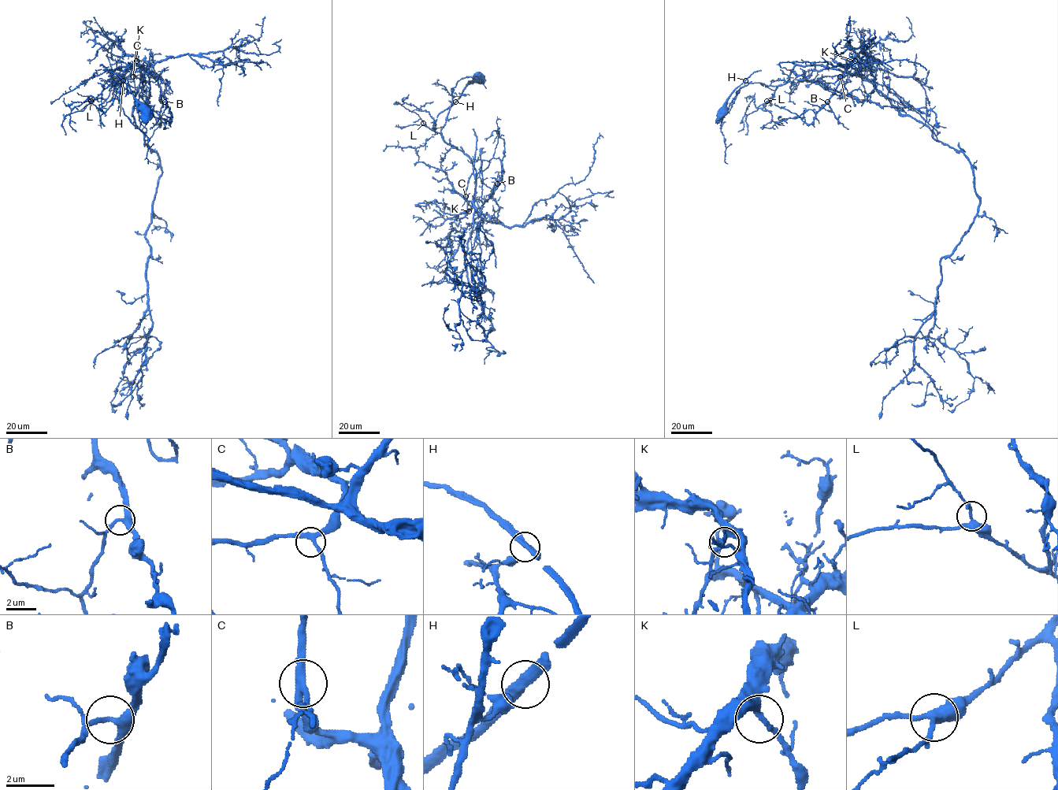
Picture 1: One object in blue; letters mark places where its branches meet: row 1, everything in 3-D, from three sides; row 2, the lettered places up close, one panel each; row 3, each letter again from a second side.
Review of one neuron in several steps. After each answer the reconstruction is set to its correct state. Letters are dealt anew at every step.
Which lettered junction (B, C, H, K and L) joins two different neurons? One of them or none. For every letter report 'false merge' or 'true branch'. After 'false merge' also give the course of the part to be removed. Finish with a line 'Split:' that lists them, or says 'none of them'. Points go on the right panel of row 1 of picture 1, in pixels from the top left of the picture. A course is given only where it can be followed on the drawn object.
B: true branch
C: true branch
H: true branch
K: true branch
L: true branch
Split: none of them

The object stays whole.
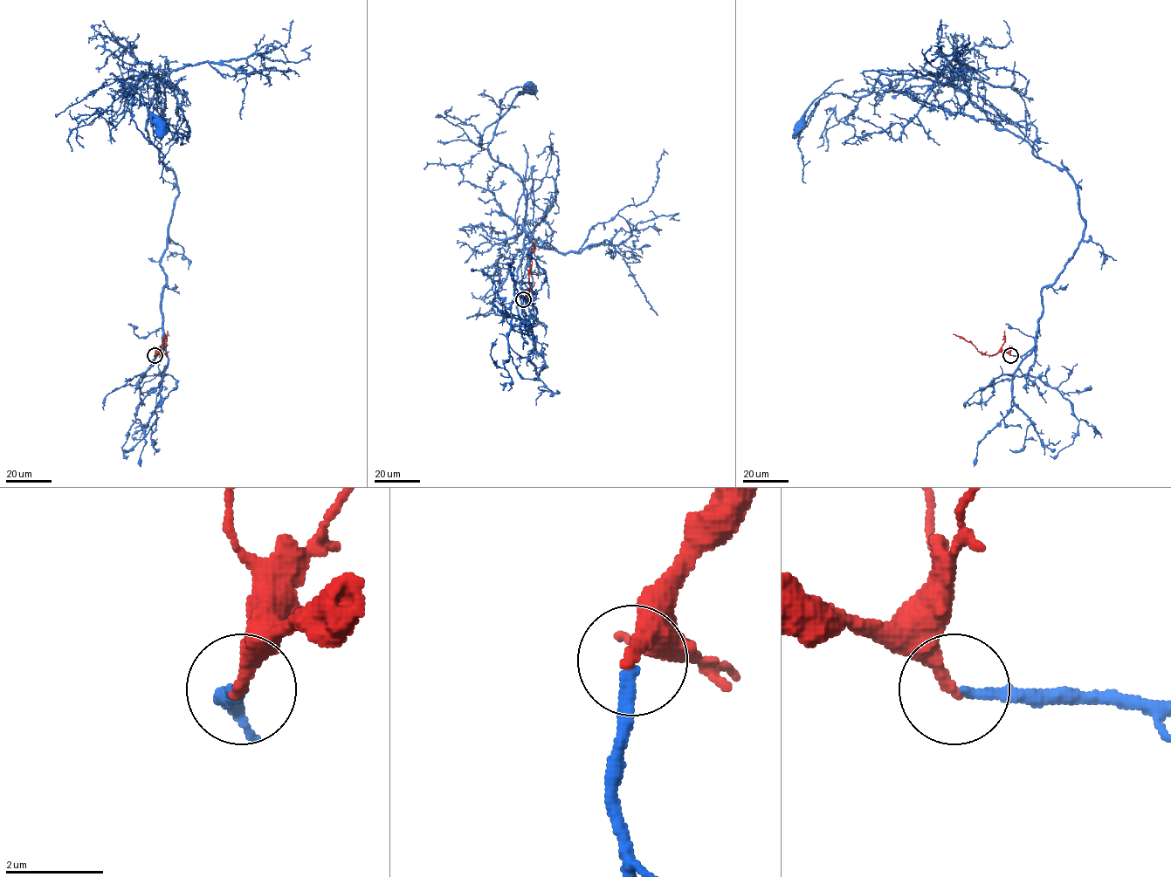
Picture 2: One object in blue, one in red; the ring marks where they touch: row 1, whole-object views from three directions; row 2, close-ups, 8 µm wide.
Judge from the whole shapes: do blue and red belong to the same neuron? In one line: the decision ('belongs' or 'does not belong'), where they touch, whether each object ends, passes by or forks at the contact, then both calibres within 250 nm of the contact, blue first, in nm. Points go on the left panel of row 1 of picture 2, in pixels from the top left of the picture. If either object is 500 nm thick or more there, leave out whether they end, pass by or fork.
belongs | (154, 355) | blue ends | red ends | 200/300 nm

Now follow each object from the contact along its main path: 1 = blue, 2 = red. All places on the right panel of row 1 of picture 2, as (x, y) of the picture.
1: (1010, 355), (1033, 346), (1042, 290), (1082, 237), (1072, 178), (961, 92), (906, 73), (825, 91), (801, 125)
2: (1010, 355), (1000, 352), (991, 355), (981, 354), (971, 342), (953, 333)

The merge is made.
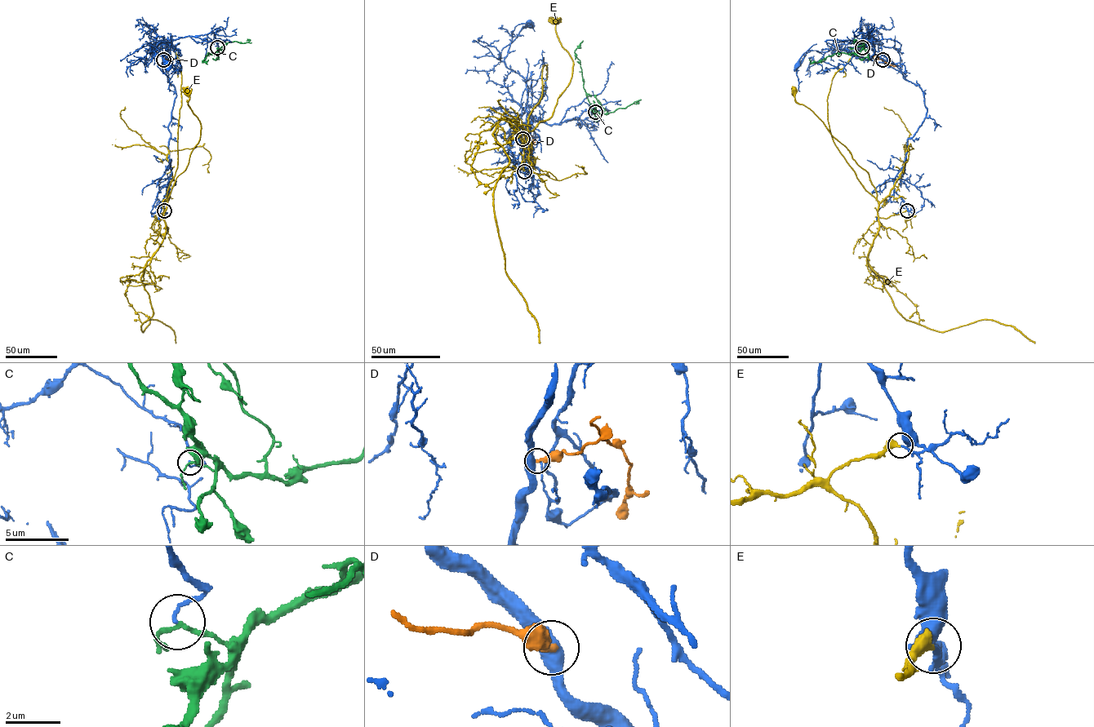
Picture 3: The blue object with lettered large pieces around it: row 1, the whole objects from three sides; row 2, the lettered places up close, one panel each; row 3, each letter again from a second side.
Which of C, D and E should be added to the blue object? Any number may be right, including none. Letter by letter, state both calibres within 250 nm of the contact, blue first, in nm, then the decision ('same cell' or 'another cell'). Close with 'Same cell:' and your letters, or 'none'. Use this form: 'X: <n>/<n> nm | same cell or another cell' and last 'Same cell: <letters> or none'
C: 100/130 nm | another cell
D: 500/280 nm | another cell
E: 170/380 nm | another cell
Same cell: none

